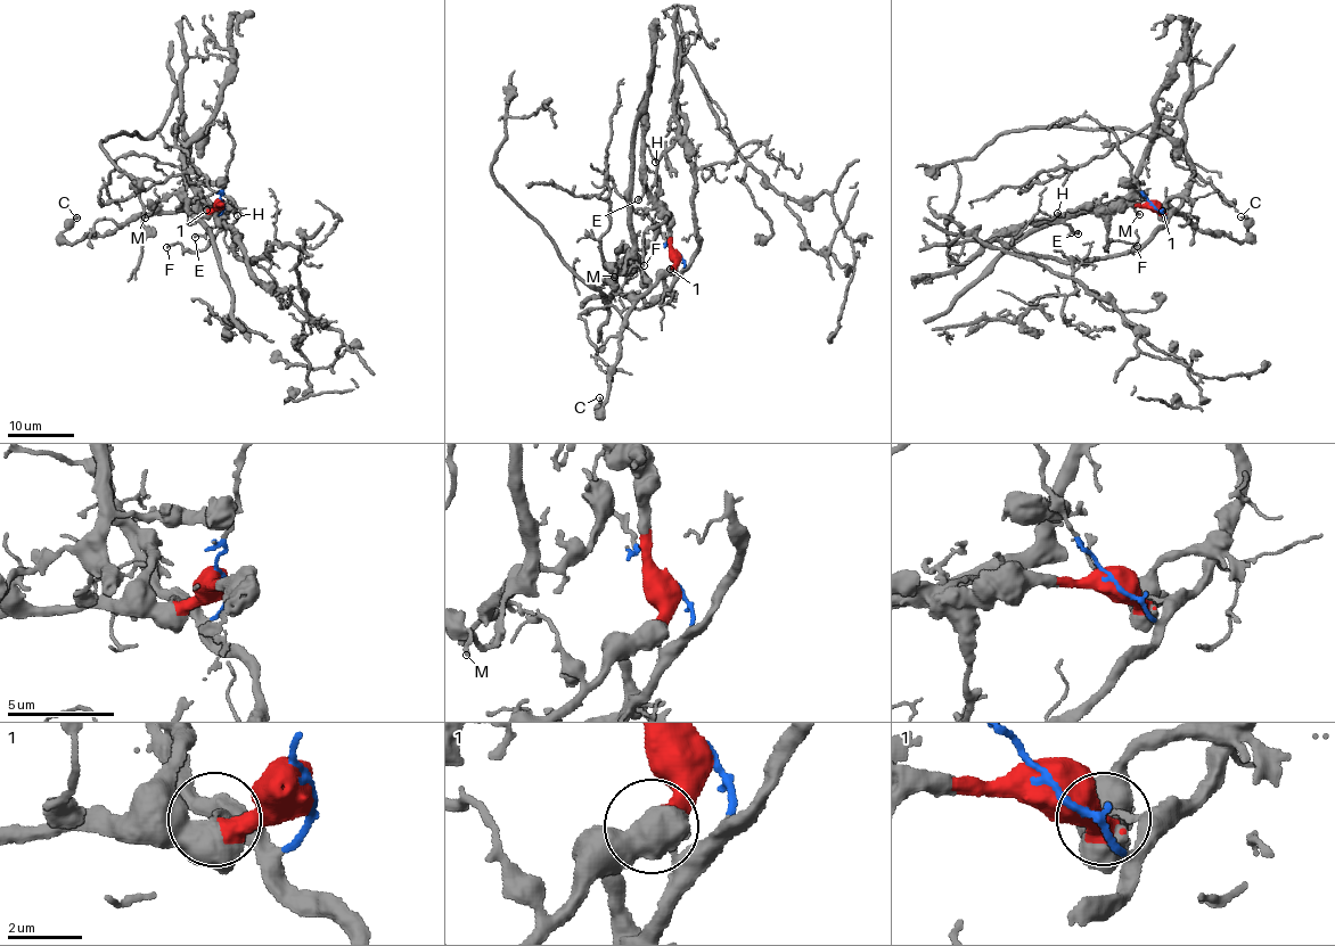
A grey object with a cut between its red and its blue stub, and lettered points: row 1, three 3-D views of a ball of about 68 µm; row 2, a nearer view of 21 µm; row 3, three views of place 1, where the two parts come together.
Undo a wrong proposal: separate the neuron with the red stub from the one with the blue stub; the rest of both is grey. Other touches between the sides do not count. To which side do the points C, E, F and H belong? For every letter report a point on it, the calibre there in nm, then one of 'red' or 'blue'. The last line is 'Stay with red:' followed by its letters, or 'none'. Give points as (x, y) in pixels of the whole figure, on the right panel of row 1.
C: (1241, 216) | 190 nm | red
E: (1078, 233) | 200 nm | red
F: (1137, 246) | 120 nm | red
H: (1057, 213) | 110 nm | red
Stay with red: C, E, F, H

